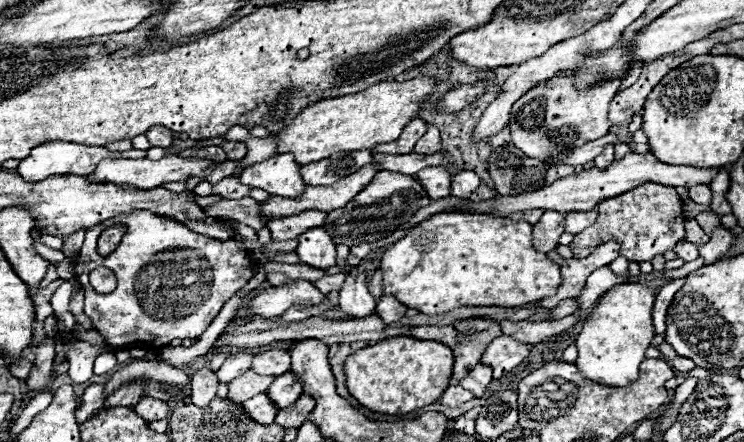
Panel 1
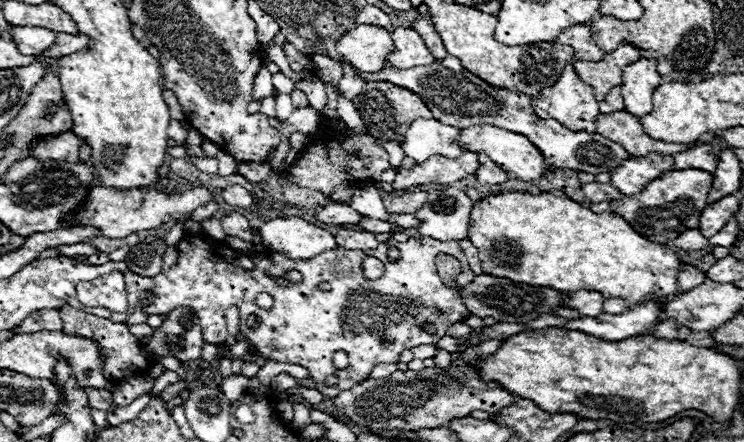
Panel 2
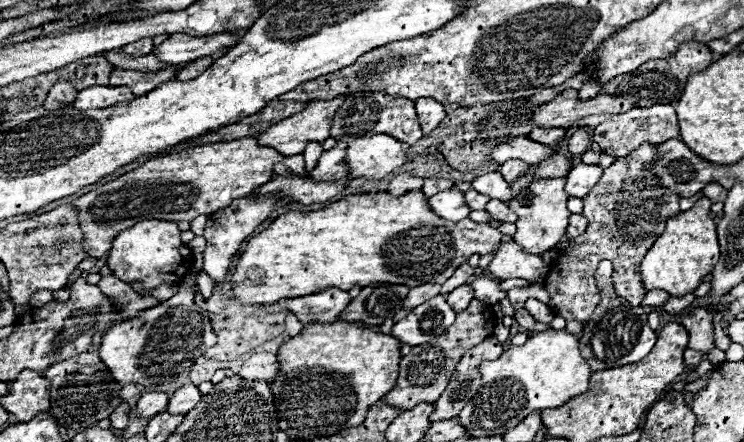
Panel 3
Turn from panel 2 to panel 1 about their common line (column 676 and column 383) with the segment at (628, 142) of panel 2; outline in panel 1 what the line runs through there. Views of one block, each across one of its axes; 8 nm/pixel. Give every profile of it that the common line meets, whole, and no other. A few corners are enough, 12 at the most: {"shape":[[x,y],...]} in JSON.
{"shape":[[414,118],[392,144],[378,144],[372,152],[410,154],[424,136],[426,122]]}

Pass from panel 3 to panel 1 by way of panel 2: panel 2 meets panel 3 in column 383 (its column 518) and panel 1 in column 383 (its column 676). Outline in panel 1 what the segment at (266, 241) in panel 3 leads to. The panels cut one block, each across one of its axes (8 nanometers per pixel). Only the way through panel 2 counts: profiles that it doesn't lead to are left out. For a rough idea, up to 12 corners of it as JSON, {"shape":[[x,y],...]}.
{"shape":[[440,212],[384,252],[428,316],[554,296],[532,224]]}

